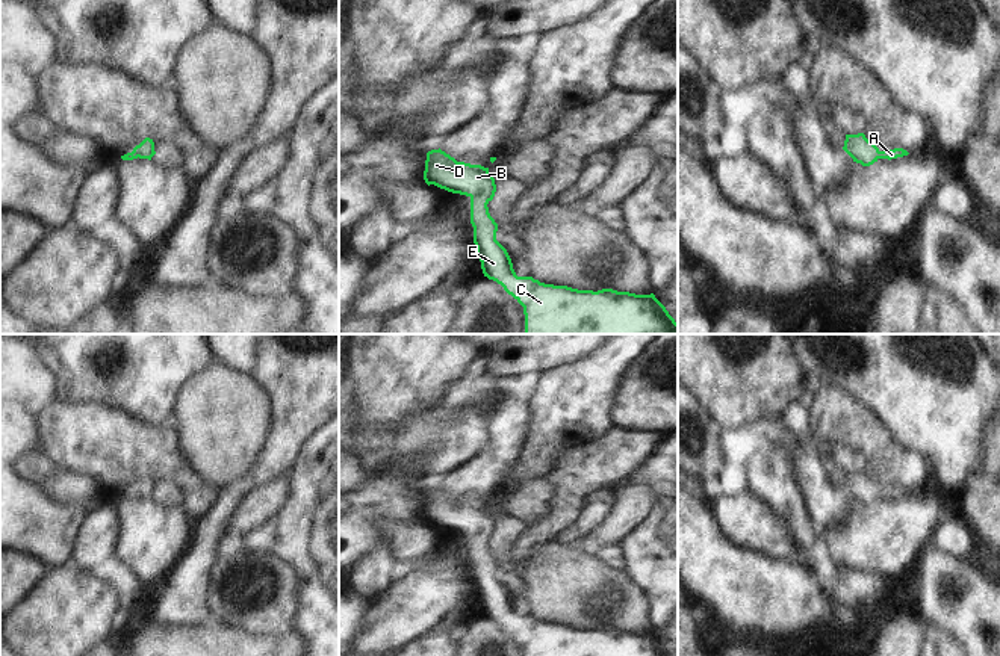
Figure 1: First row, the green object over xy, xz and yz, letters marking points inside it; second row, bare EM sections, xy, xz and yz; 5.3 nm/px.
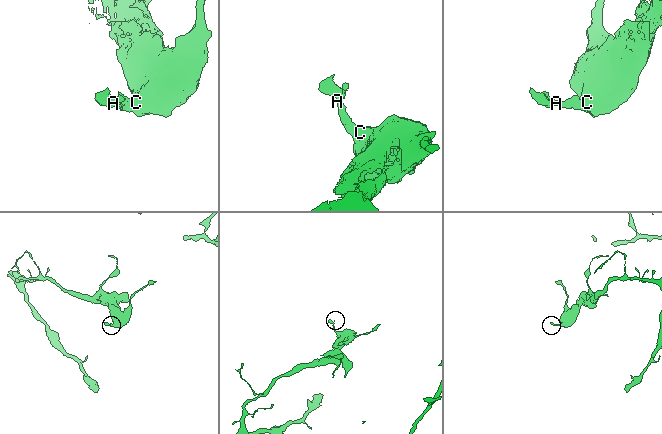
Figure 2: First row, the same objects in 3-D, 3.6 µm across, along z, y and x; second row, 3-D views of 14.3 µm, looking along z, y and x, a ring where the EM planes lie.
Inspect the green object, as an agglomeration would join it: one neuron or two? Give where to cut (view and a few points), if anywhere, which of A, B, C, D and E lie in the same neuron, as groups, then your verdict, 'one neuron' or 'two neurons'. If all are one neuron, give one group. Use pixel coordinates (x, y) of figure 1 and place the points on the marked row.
no cut | A B C D E | one neuron

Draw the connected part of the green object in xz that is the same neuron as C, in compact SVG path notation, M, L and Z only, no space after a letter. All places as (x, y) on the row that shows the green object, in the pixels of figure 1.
M439 148L427 153L424 180L428 186L434 184L470 198L474 243L483 274L501 284L523 307L525 334L678 334L678 323L654 293L635 295L613 289L578 290L545 284L533 277L517 277L507 249L496 240L498 224L489 213L487 204L496 192L489 168L457 162Z

